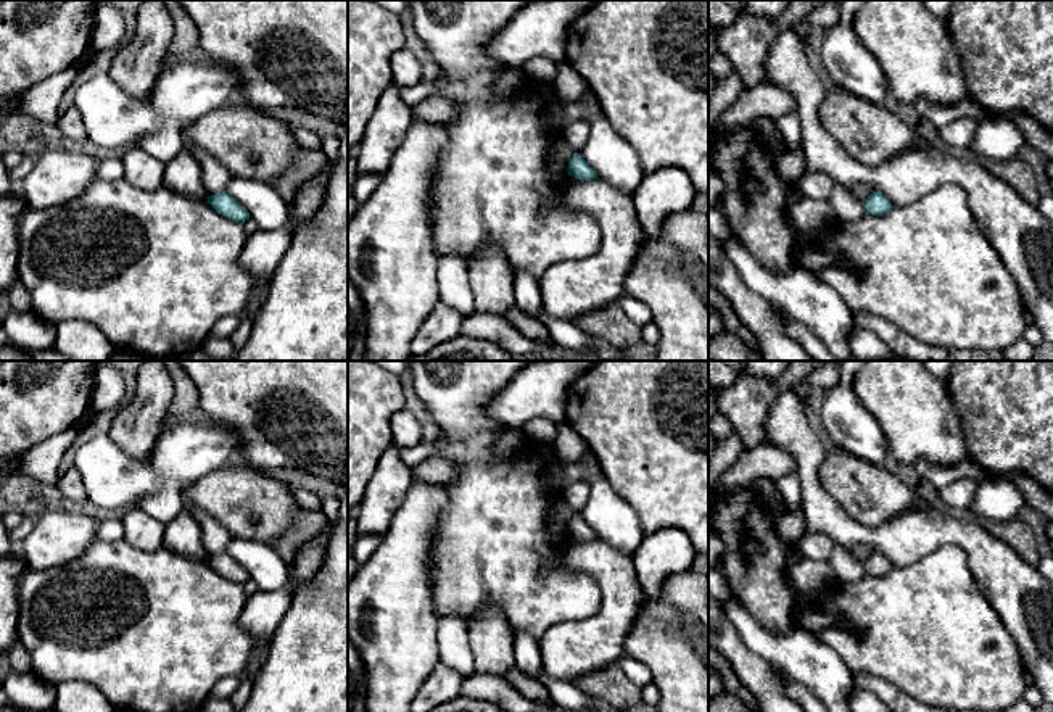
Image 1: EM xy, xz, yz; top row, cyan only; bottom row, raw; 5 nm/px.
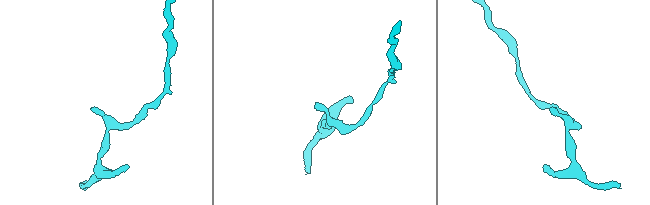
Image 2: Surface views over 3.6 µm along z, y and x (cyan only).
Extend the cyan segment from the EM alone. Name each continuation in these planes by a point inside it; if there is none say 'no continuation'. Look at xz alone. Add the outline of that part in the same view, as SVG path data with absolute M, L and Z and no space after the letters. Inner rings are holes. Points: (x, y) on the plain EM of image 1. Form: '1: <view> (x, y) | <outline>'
no continuation

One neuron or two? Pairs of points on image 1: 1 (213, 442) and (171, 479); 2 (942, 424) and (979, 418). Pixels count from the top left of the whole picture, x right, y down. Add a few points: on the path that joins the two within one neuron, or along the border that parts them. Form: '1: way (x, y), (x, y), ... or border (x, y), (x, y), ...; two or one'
1: way (203, 447), (181, 469); one
2: border (949, 384), (966, 455); two

